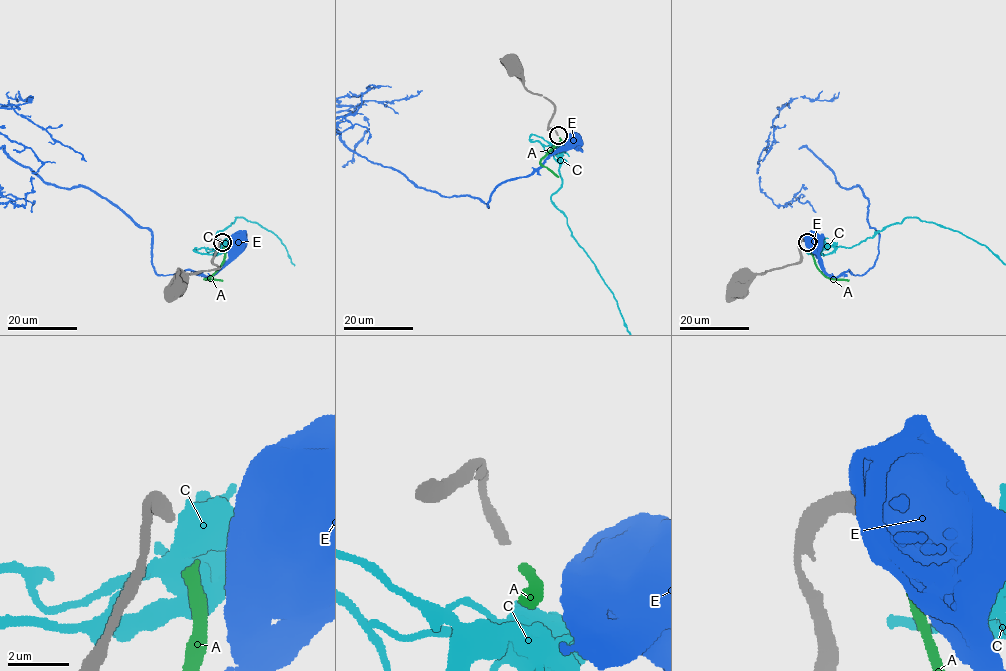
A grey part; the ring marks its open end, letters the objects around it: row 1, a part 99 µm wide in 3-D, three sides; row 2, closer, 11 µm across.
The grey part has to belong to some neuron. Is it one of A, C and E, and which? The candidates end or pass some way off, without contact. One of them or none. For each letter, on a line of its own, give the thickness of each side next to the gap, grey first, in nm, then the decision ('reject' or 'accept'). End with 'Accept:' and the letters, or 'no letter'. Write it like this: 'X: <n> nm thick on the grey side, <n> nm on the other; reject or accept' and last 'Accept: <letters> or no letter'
A: 400 nm thick on the grey side, 360 nm on the other; accept
C: 400 nm thick on the grey side, 550 nm on the other; reject
E: 400 nm thick on the grey side, 750 nm on the other; reject
Accept: A

